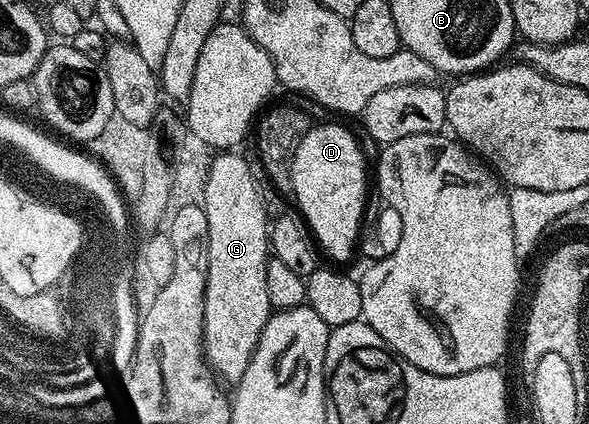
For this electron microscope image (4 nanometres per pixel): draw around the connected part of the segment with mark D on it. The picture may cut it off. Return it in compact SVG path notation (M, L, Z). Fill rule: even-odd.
M325 122L322 126L317 124L310 125L309 130L303 136L303 140L299 140L299 148L295 148L295 156L293 157L293 163L291 164L291 184L293 185L292 197L297 198L296 209L299 211L300 217L307 223L318 247L323 251L329 258L334 258L334 263L345 264L349 257L352 256L353 252L358 249L359 239L362 235L363 219L367 213L367 206L365 206L365 165L367 165L367 159L365 154L361 150L361 143L358 135L352 134L345 126L340 126L337 122Z

